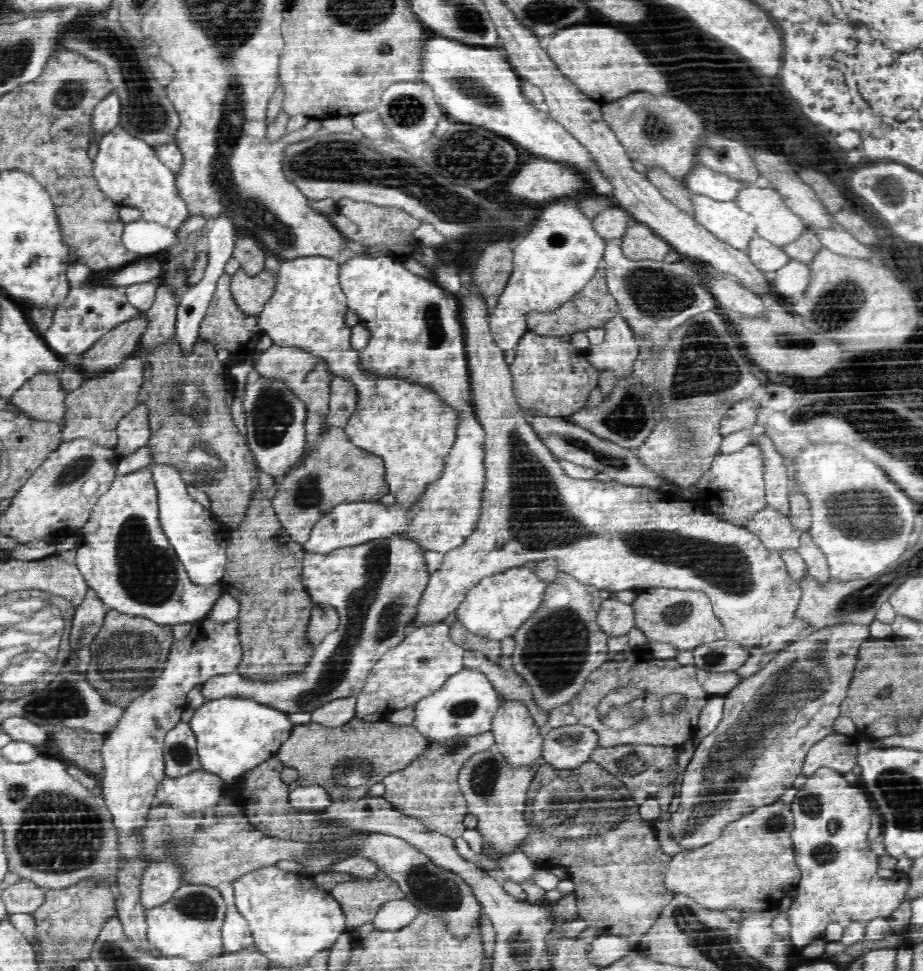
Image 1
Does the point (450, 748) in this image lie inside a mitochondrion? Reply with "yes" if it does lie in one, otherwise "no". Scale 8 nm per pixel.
yes

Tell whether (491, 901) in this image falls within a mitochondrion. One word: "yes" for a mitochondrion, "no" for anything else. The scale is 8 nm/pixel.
no

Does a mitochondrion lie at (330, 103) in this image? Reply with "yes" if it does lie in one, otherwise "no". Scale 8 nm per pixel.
no

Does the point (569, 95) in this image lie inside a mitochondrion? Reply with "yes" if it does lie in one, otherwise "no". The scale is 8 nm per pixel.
no

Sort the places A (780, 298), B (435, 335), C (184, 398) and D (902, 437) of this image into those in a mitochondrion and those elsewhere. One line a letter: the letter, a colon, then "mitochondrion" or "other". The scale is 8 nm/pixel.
A: other
B: mitochondrion
C: mitochondrion
D: mitochondrion

